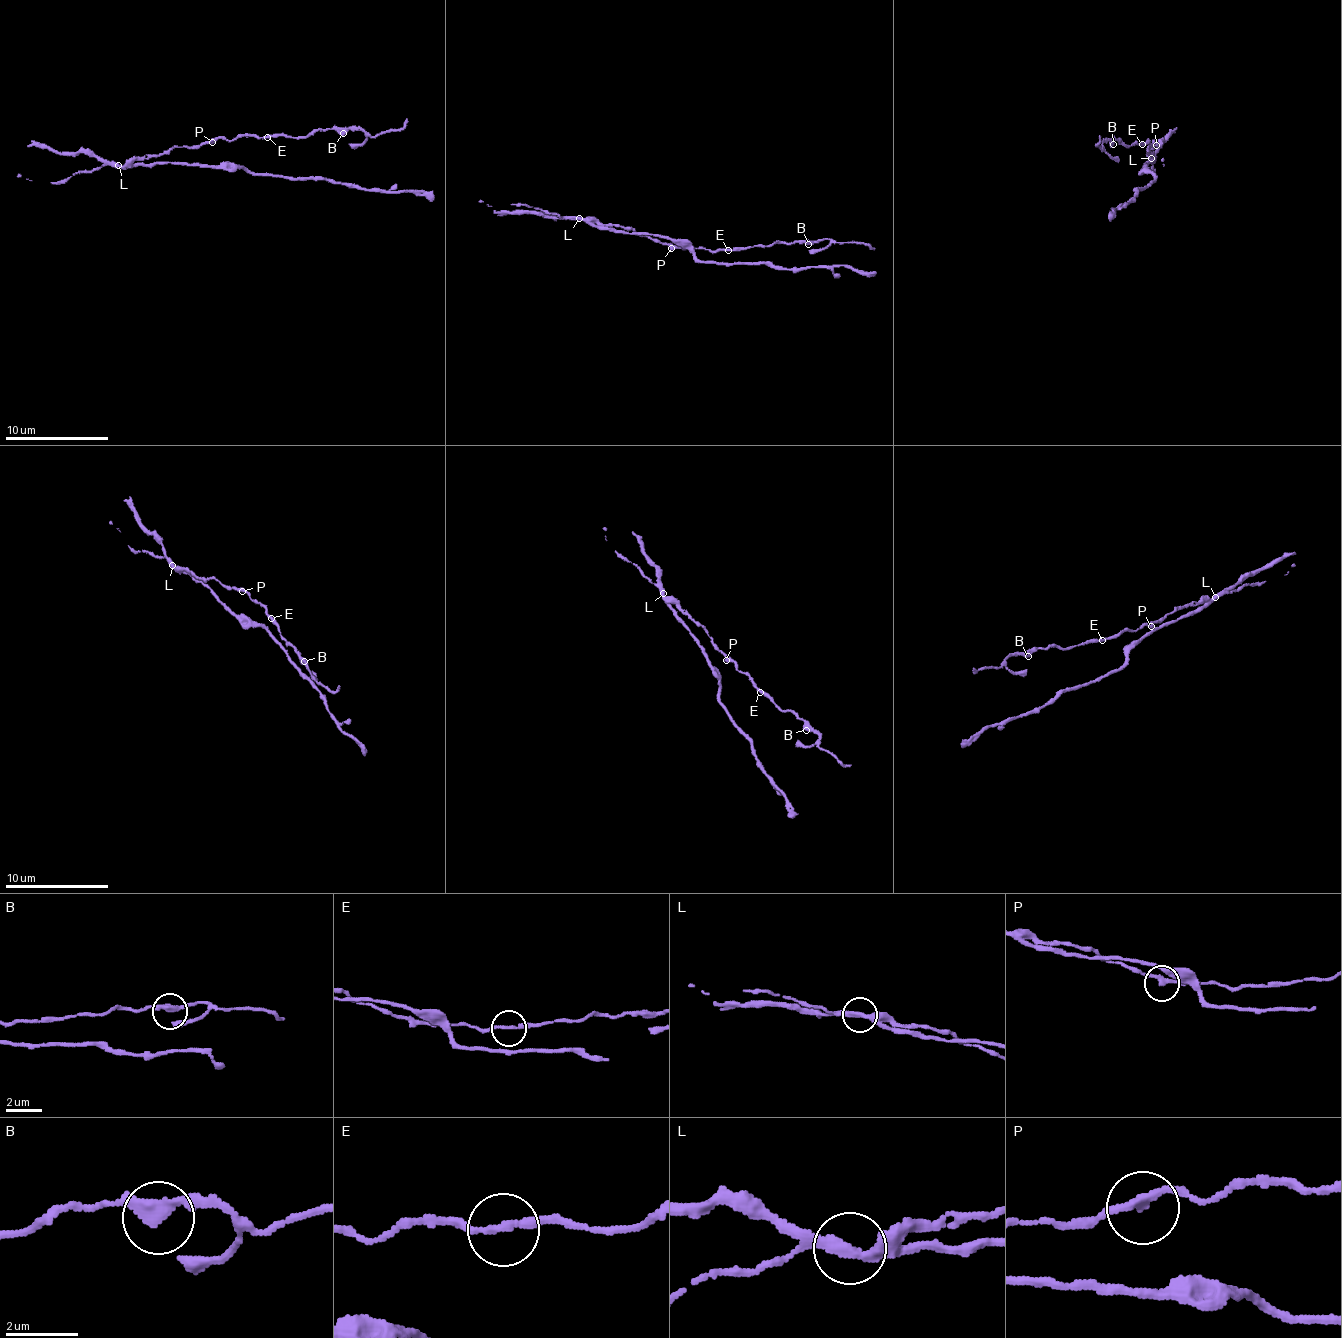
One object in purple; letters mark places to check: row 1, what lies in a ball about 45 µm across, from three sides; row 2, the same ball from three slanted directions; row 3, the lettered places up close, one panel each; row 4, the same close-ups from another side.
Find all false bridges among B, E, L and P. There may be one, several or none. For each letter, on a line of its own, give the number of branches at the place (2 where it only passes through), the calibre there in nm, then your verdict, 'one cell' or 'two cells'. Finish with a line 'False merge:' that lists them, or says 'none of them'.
B: 2 branches meet; 320 nm thick; one cell
E: 2 branches meet; 190 nm thick; one cell
L: 2 branches meet; 320 nm thick; two cells
P: 2 branches meet; 240 nm thick; one cell
False merge: L

